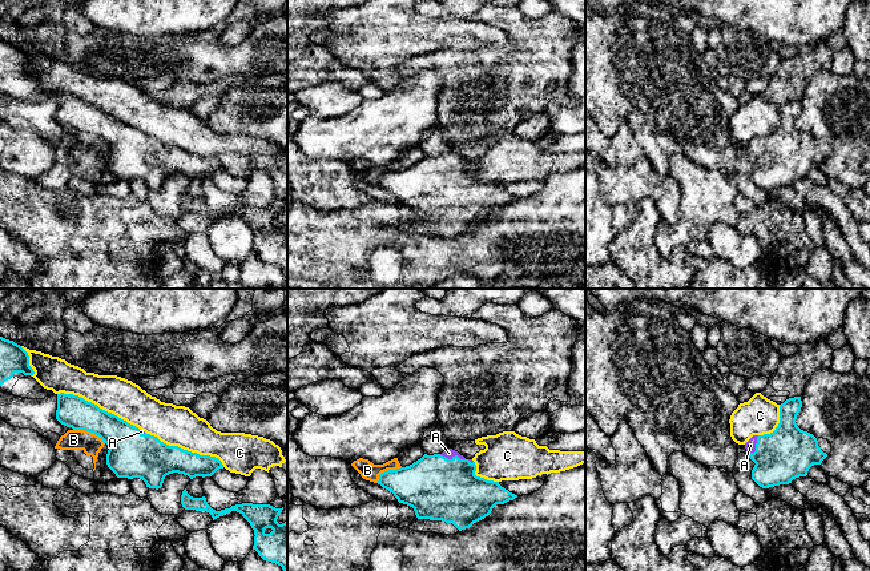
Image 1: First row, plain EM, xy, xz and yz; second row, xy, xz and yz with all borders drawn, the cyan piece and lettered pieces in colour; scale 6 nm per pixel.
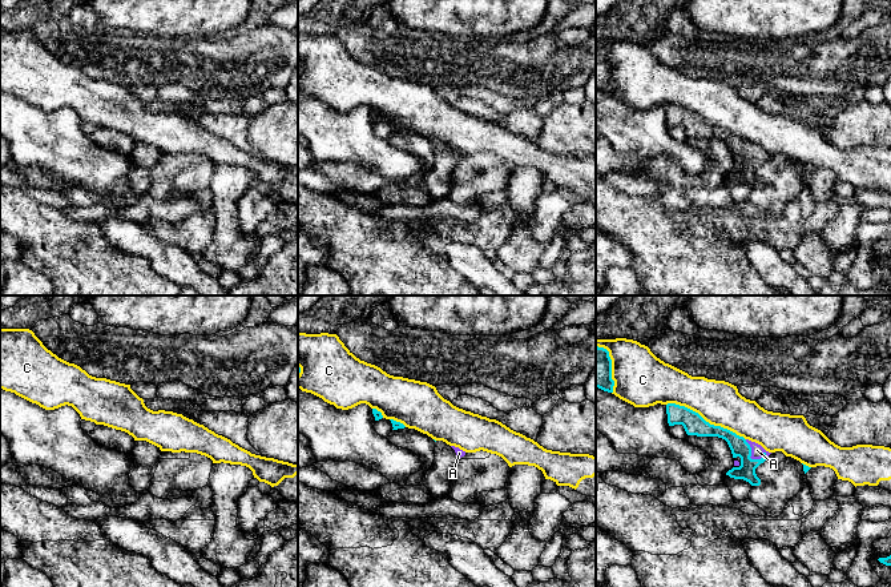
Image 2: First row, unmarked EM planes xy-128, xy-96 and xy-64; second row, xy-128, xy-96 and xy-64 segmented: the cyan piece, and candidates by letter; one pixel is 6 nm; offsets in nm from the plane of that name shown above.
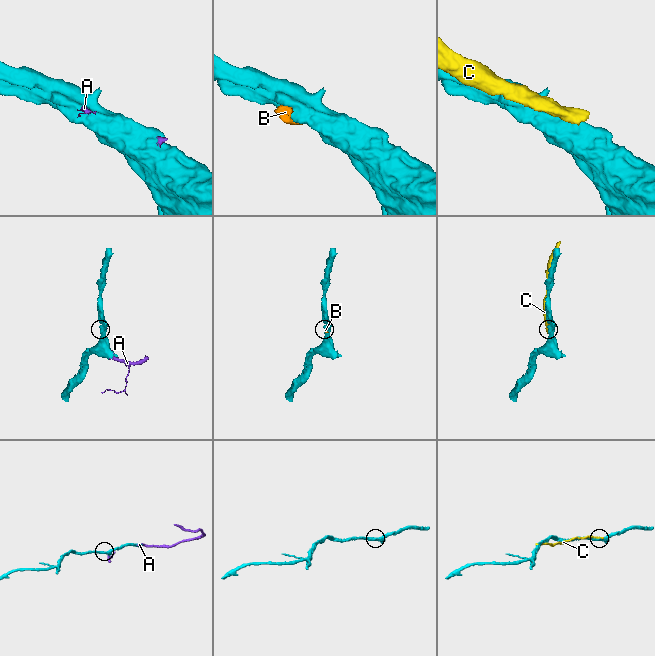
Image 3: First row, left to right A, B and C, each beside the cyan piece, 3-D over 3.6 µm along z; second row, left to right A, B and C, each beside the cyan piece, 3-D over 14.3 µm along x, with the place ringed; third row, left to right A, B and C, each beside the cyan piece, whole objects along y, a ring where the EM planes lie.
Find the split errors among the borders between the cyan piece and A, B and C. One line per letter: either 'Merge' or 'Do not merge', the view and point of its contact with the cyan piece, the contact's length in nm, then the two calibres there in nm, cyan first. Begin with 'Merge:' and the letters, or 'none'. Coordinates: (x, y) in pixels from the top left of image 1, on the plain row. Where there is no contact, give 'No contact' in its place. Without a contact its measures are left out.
Merge: A
A: Merge. Touches cyan at xz (452, 160). Shared border 160 nm. Thickness 380 nm (cyan) against 60 nm
B: Do not merge. Touches cyan at xy (89, 132). Shared border 220 nm. Thickness 220 nm (cyan) against 130 nm
C: Do not merge. Touches cyan at xy (97, 108). Shared border 550 nm. Thickness 200 nm (cyan) against 220 nm

